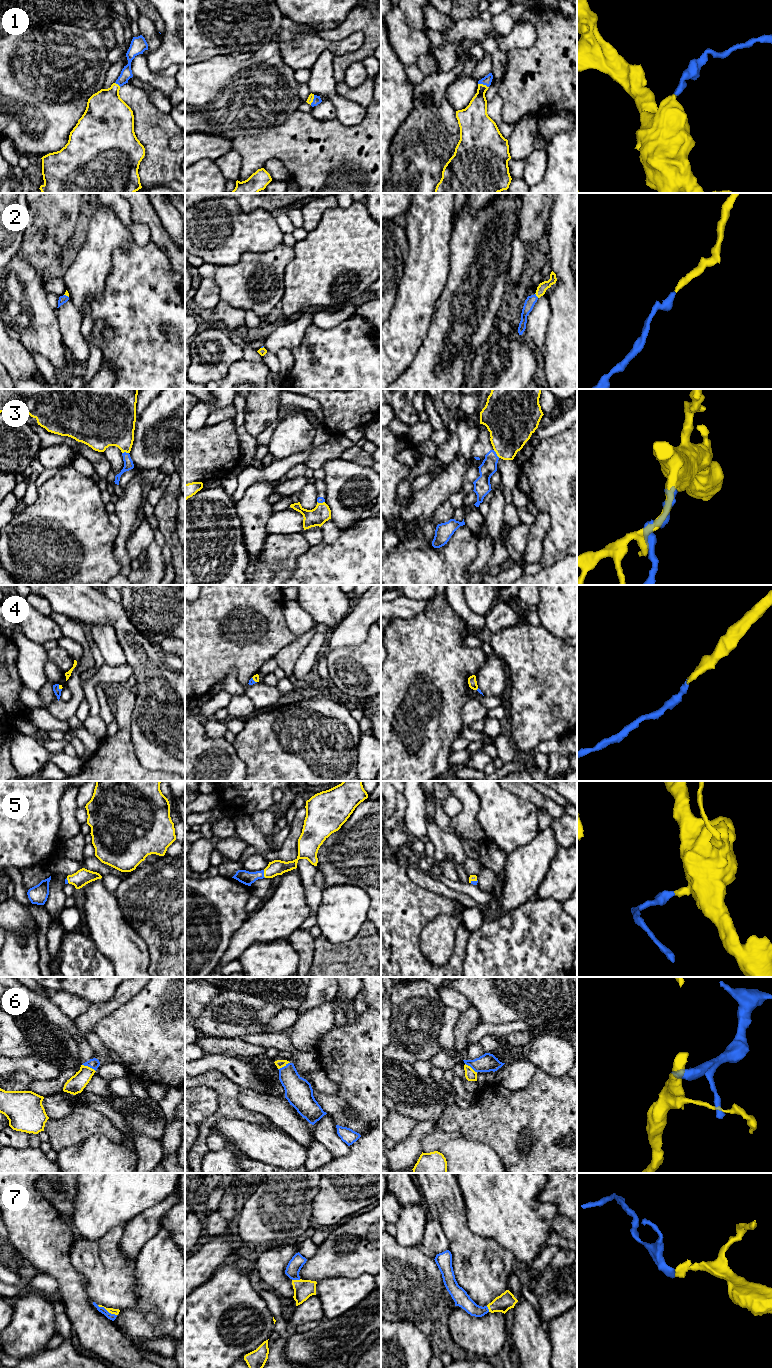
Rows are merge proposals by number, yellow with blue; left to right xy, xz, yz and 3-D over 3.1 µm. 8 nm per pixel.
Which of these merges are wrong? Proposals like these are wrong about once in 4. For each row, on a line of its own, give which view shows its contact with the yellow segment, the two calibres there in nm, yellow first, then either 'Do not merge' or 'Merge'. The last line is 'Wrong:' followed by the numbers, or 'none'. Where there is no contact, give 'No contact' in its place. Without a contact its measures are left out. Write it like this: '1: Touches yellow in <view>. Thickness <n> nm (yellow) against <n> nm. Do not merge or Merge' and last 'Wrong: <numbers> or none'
1: Touches yellow in yz. Thickness 190 nm (yellow) against 70 nm. Merge
2: Touches yellow in yz. Thickness 80 nm (yellow) against 80 nm. Merge
3: Touches yellow in yz. Thickness 360 nm (yellow) against 130 nm. Do not merge
4: Touches yellow in xy. Thickness 30 nm (yellow) against 60 nm. Merge
5: Touches yellow in xz. Thickness 130 nm (yellow) against 110 nm. Merge
6: Touches yellow in xy. Thickness 140 nm (yellow) against 90 nm. Merge
7: Touches yellow in xy. Thickness 50 nm (yellow) against 50 nm. Merge
Wrong: 3

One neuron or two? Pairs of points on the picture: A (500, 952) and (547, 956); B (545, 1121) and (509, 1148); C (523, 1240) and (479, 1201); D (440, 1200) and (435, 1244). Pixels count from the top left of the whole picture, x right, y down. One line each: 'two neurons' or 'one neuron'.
A: one neuron
B: one neuron
C: one neuron
D: two neurons

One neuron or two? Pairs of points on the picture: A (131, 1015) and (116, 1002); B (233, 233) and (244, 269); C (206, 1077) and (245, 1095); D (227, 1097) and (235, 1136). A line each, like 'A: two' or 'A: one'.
A: two
B: two
C: two
D: two

